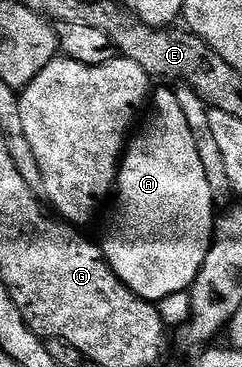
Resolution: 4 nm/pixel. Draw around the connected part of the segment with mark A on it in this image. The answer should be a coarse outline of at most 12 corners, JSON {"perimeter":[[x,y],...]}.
{"perimeter":[[175,90],[151,96],[101,251],[148,302],[191,288],[216,209]]}

